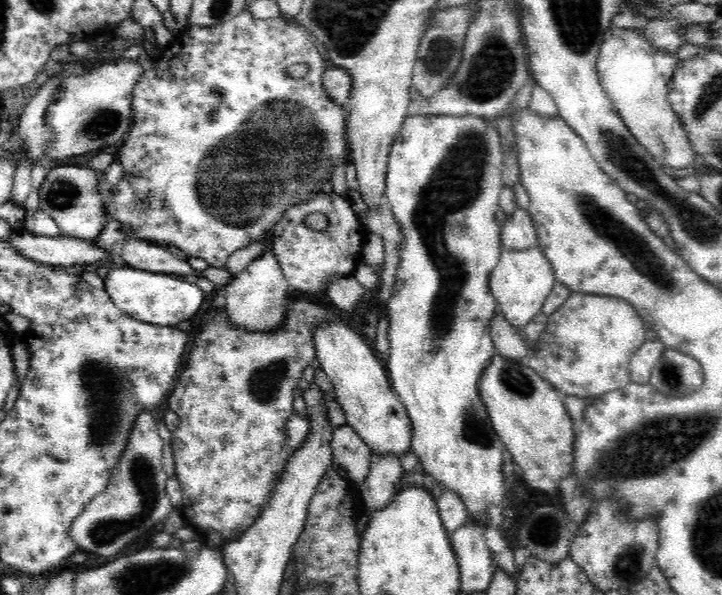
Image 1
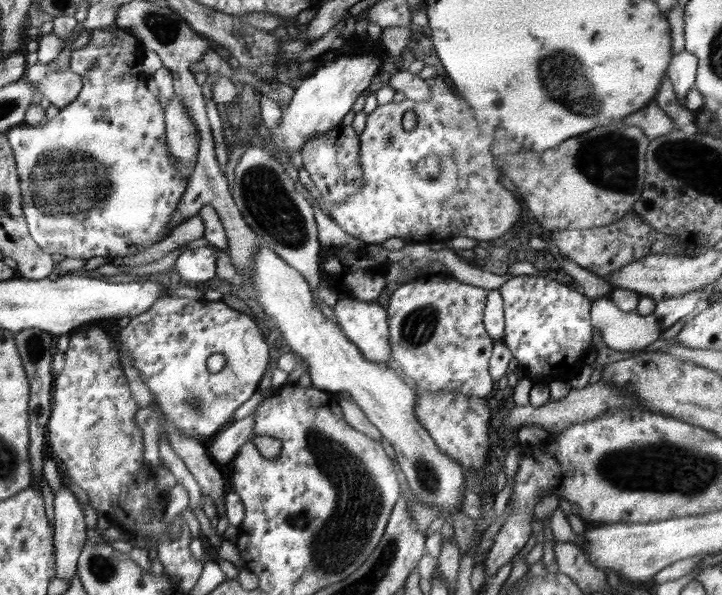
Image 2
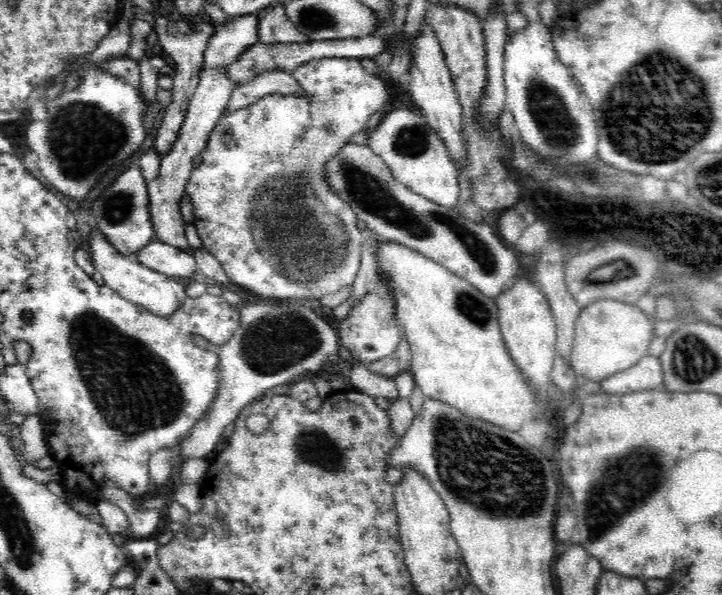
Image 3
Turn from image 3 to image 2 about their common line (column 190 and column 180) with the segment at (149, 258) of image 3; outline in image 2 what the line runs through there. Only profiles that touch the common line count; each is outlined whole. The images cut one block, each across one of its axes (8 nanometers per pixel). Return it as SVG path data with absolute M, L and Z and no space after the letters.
M212 246L186 249L178 256L172 269L178 278L198 283L202 287L216 275L216 257Z

